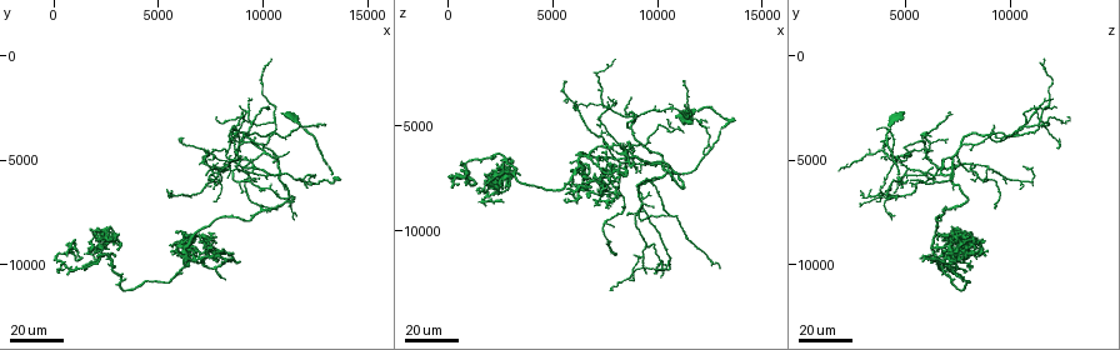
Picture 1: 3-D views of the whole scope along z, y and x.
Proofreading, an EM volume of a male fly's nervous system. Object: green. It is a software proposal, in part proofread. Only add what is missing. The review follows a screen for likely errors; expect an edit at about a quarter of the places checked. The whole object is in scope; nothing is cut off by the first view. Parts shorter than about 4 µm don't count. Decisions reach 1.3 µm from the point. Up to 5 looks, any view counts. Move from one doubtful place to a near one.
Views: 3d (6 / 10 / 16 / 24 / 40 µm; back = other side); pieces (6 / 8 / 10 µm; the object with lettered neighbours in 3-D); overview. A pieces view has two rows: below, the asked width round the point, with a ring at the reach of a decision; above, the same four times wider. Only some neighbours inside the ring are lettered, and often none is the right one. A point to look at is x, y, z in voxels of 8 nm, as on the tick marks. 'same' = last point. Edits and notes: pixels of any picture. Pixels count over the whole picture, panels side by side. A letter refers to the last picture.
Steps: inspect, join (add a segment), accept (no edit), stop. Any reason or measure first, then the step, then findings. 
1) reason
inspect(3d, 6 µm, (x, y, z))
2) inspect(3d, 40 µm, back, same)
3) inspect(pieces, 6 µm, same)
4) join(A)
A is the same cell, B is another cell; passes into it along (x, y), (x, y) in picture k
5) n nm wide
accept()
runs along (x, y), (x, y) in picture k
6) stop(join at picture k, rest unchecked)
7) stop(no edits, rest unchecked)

inspect(3d, 24 µm, (9400, 2200, 12100))

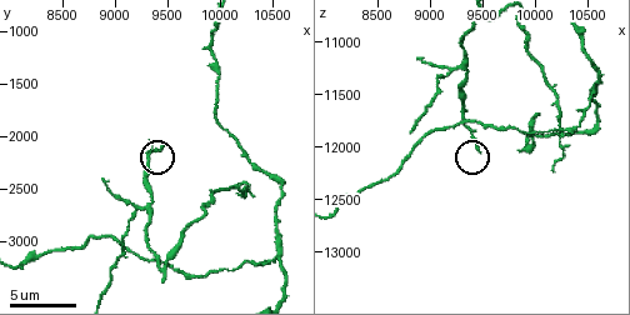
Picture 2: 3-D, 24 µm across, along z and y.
inspect(pieces, 10 µm, (9480, 2080, 12020))

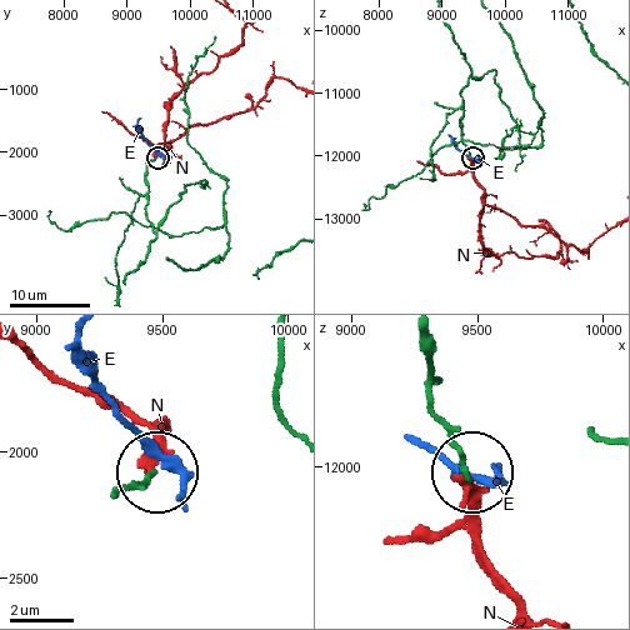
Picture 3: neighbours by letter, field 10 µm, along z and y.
130 nm wide
accept()
E and N are other cells; runs along (430, 336), (430, 409), (468, 470) in picture 3; no lettered segment goes on from it

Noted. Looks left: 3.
thin end
inspect(3d, 24 µm, (7400, 5700, 8300))

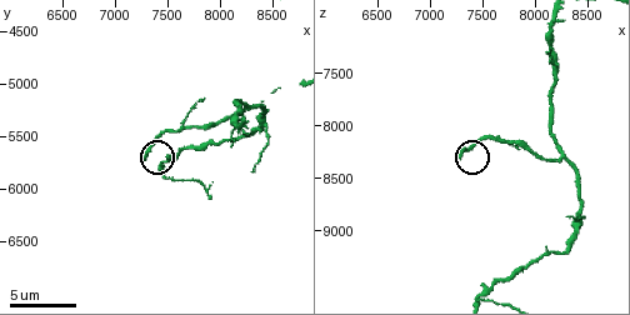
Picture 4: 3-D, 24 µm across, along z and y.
inspect(pieces, 10 µm, (7300, 5700, 8280))

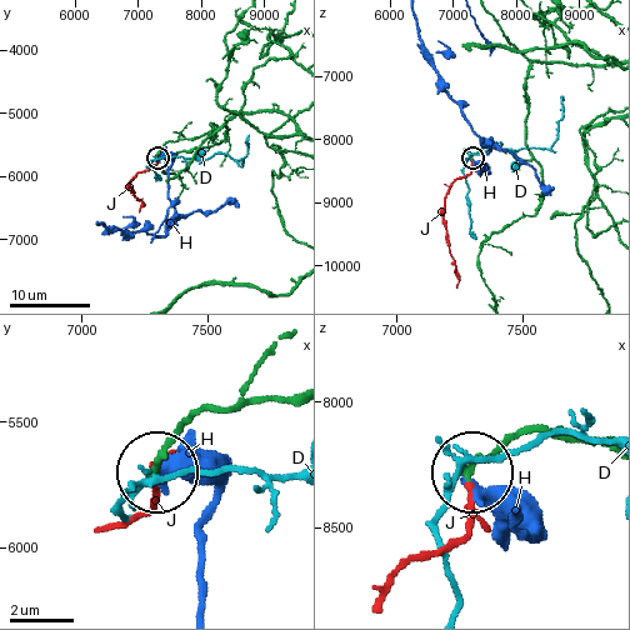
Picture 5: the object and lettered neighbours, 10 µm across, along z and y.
170 nm wide
join(J)
J is the same cell, D and H are other cells; passes into it along (533, 431), (465, 478), (469, 520), (415, 560), (385, 601) in picture 5; the neuron continues

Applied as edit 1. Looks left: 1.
stop(join at picture 5, rest unchecked)

